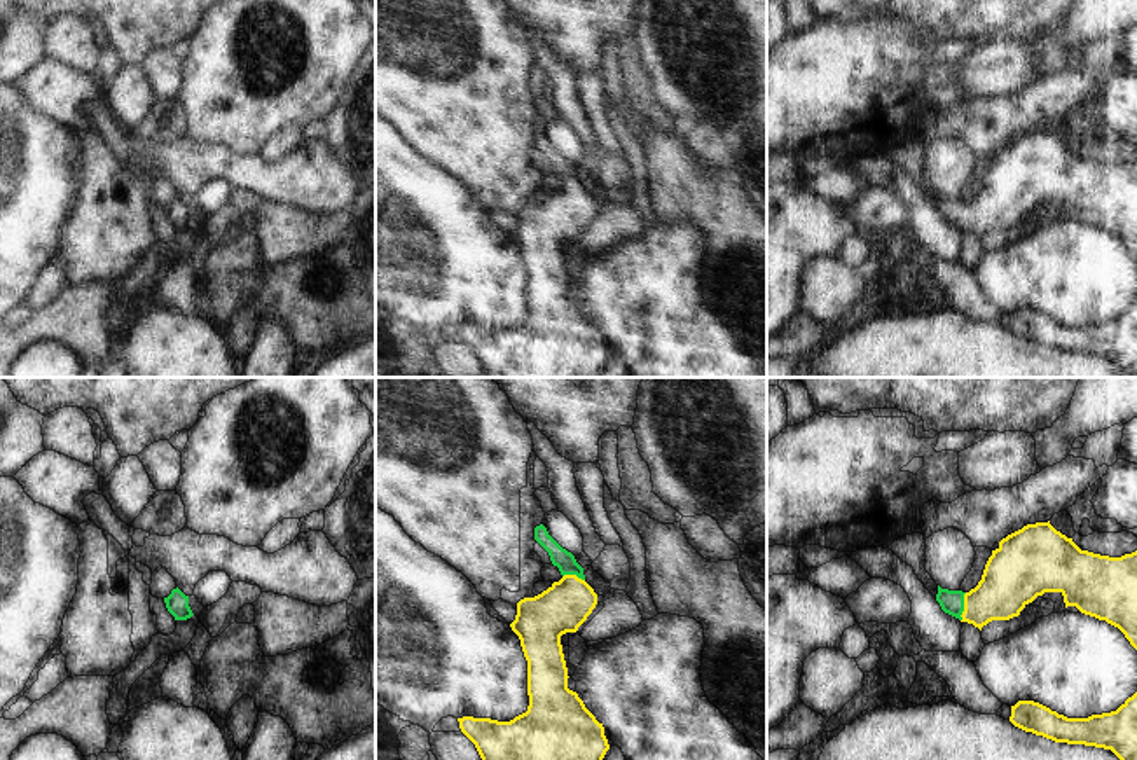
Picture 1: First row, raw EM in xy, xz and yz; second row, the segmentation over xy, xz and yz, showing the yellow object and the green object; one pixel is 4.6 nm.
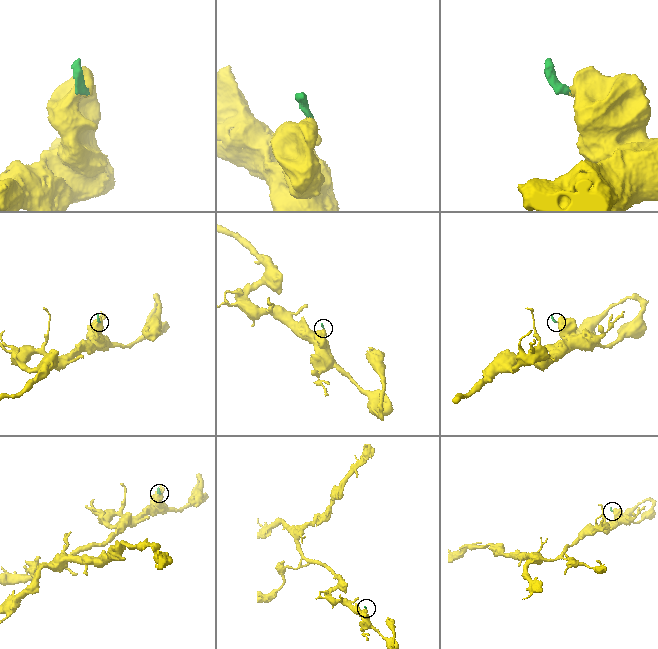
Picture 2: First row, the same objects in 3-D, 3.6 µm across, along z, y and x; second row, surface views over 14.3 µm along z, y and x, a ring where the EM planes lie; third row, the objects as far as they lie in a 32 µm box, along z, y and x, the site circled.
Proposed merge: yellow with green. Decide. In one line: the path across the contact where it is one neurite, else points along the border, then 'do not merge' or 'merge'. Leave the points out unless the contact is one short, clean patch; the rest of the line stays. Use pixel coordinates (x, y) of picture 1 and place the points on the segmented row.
way yz (1010, 580), (985, 603), (964, 607), (952, 601); merge

